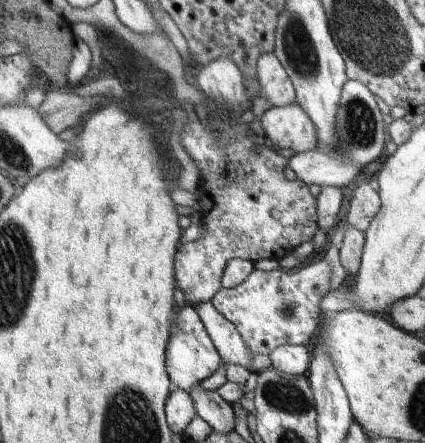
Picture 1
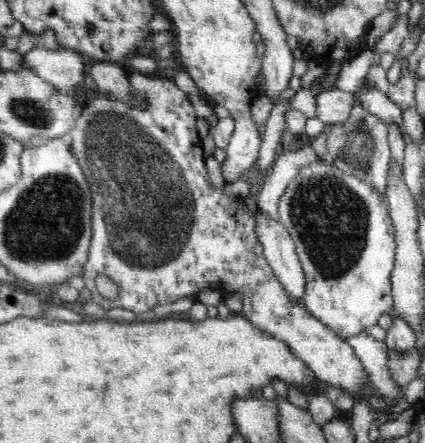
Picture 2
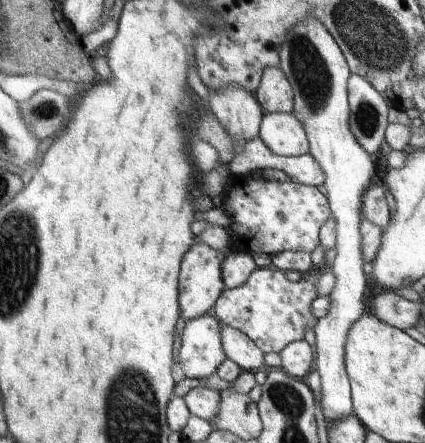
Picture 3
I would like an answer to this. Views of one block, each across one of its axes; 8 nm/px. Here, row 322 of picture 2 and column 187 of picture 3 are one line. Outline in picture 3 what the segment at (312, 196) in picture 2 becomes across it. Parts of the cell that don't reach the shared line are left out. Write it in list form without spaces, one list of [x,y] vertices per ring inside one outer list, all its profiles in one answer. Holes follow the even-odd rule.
[[[205,314],[191,322],[185,322],[179,340],[177,362],[185,378],[211,376],[219,364],[227,360],[221,344],[221,322],[213,314]]]

